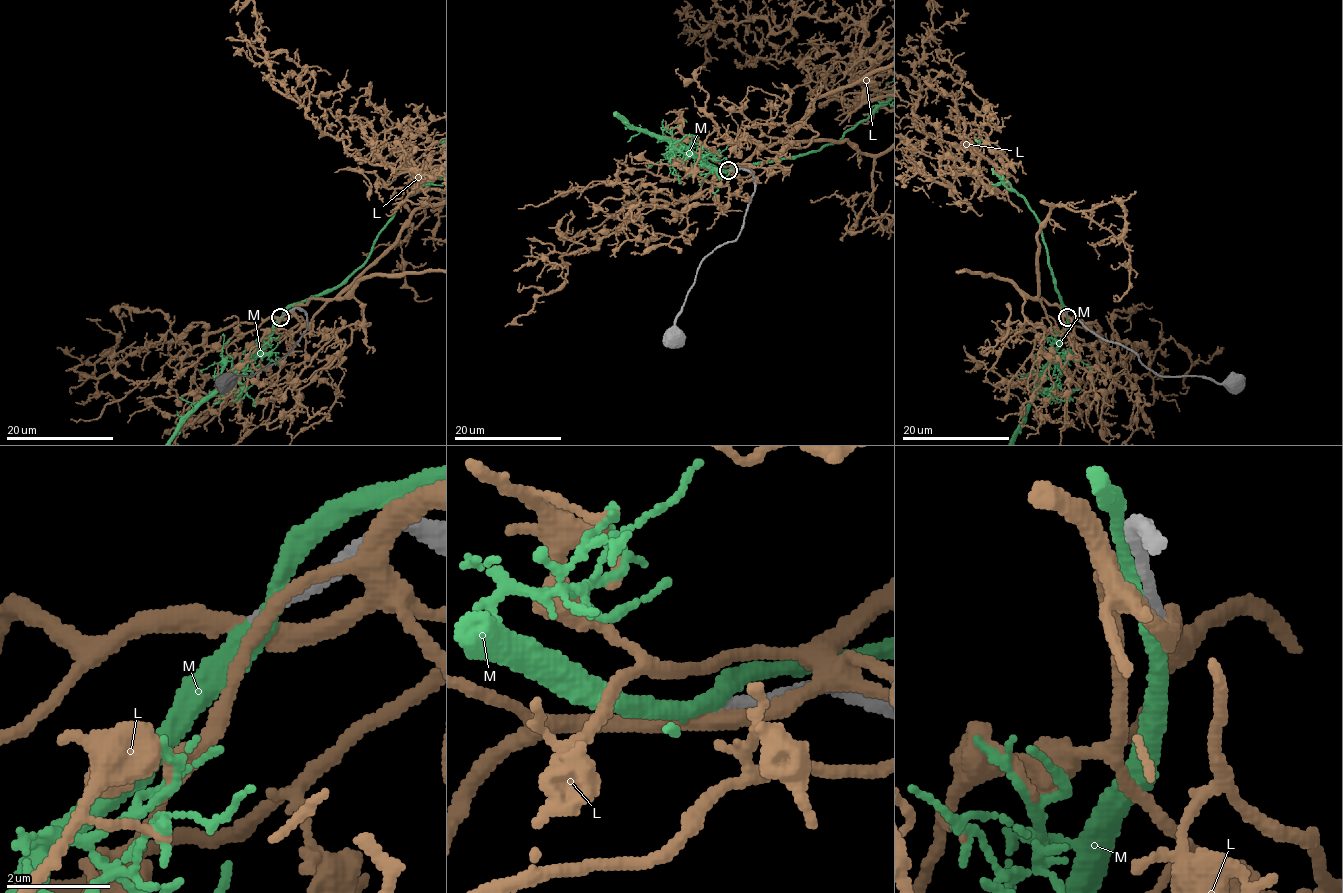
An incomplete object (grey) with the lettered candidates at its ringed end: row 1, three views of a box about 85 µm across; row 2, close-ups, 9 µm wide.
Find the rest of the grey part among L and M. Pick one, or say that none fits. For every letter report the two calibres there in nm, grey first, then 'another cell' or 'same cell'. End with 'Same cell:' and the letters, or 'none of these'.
L: calibres 260 and 380 nm; another cell
M: calibres 300 and 340 nm; same cell
Same cell: M

